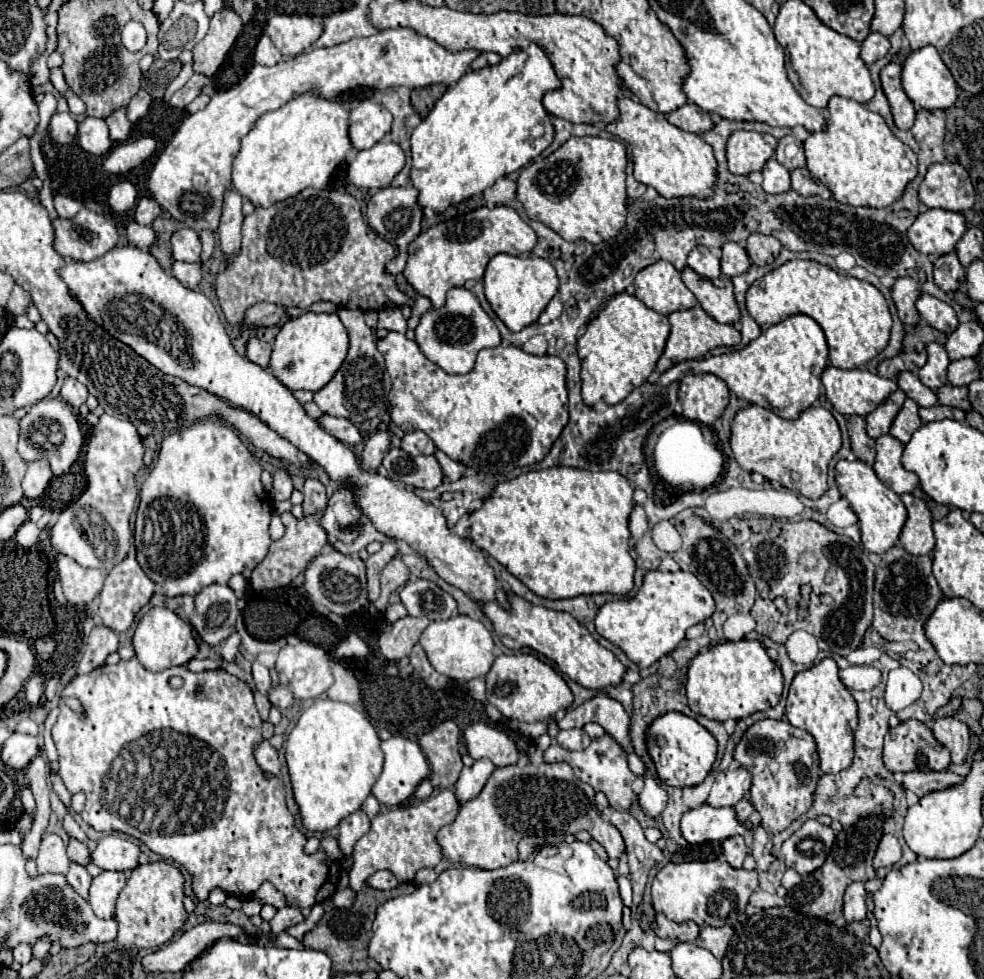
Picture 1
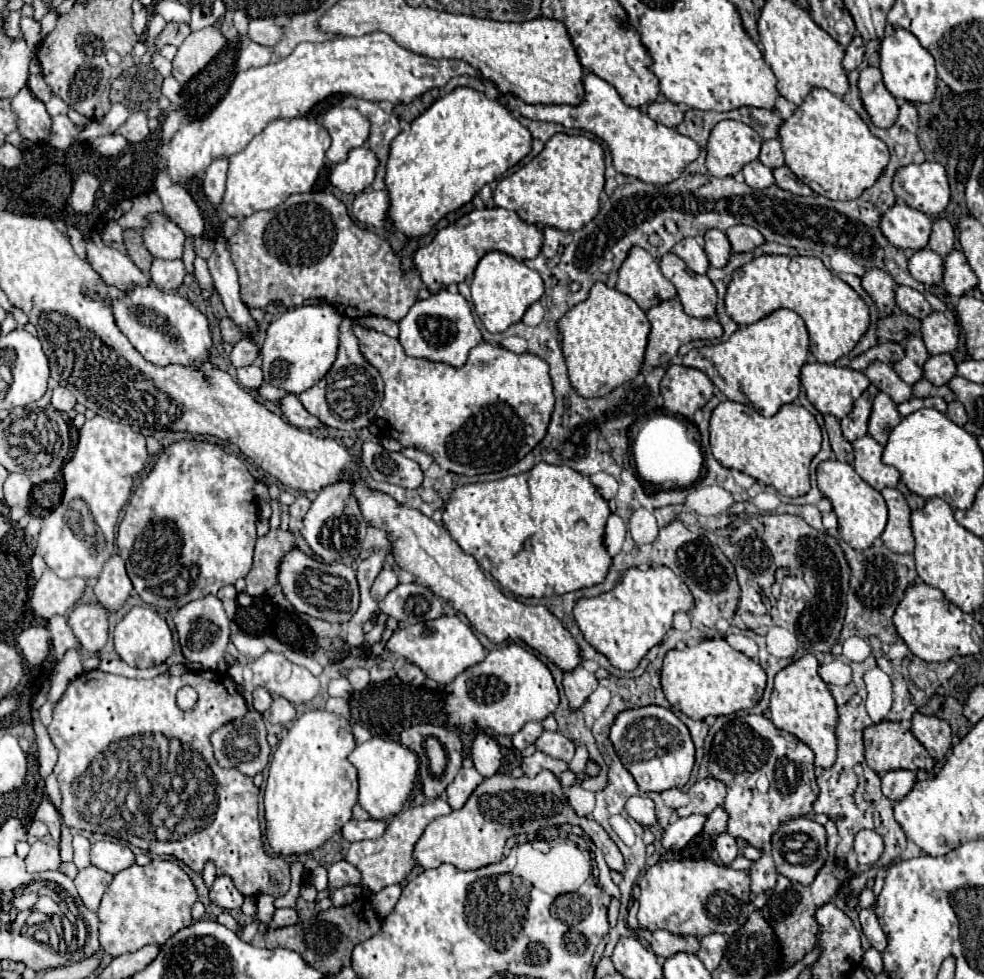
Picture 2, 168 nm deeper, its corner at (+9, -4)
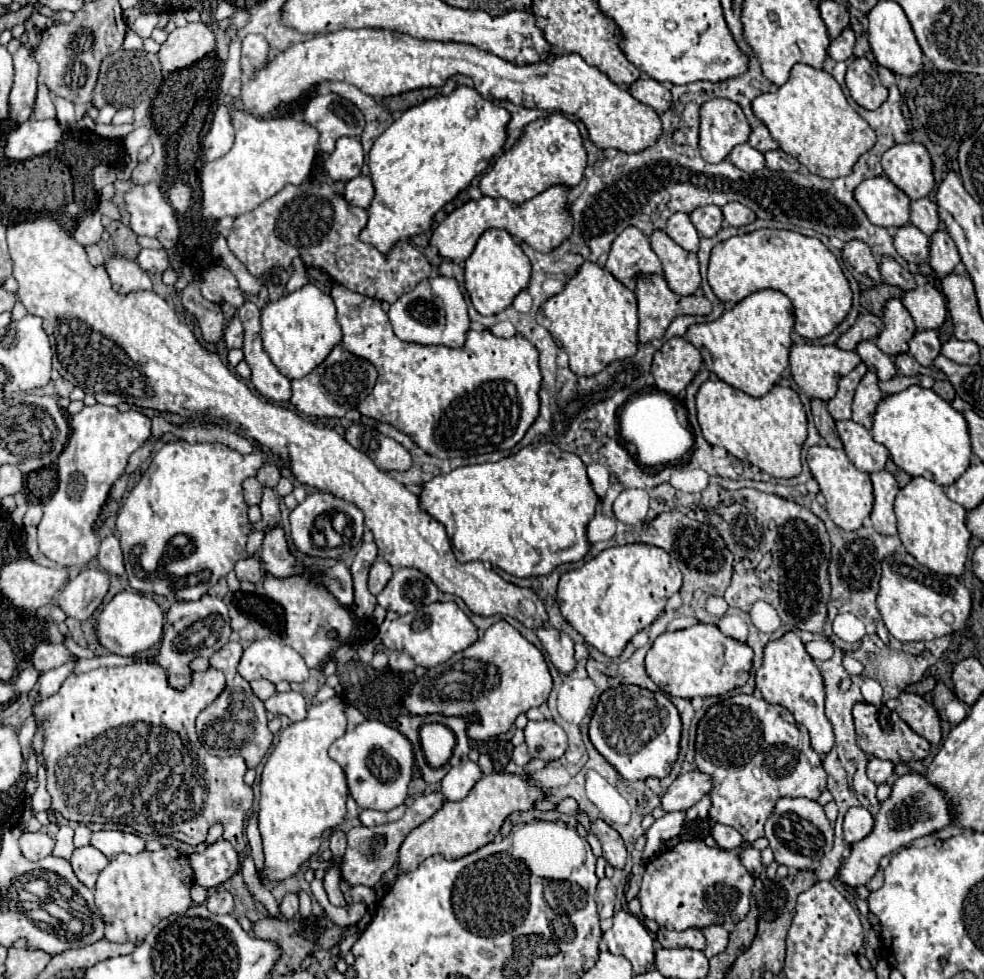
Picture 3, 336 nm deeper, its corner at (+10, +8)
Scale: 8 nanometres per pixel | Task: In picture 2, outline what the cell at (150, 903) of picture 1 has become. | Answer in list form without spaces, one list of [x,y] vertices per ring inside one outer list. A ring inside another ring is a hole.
[[[154,858],[146,866],[132,864],[114,876],[98,908],[102,950],[110,956],[122,956],[148,944],[162,946],[178,930],[192,924],[190,910],[196,900],[192,880],[174,860]]]

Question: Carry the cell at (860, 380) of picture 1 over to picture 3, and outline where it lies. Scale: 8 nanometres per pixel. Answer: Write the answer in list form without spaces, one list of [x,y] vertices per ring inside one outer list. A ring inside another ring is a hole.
[[[793,344],[789,350],[789,368],[795,384],[799,390],[809,398],[829,400],[833,392],[837,392],[837,380],[845,376],[845,372],[851,372],[861,358],[853,350],[841,350],[837,346],[821,346],[821,344]]]

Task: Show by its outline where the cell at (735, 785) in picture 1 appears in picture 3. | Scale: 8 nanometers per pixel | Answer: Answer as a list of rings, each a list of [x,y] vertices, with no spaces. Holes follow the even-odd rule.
[[[687,772],[679,774],[675,782],[667,788],[663,794],[663,810],[665,812],[677,812],[677,810],[687,810],[693,804],[697,804],[703,796],[709,794],[711,780],[703,772]]]

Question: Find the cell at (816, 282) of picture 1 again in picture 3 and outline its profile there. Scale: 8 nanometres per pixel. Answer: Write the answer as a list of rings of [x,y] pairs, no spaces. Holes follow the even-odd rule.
[[[761,228],[761,230],[753,230],[749,234],[731,236],[729,240],[719,242],[711,250],[707,280],[709,280],[709,286],[713,288],[715,296],[721,302],[731,302],[731,304],[737,304],[737,300],[743,300],[751,292],[757,292],[763,288],[773,288],[773,290],[783,292],[793,304],[793,320],[795,320],[793,330],[809,340],[829,334],[839,322],[843,322],[843,318],[851,310],[851,300],[853,300],[849,282],[843,276],[843,272],[837,264],[837,258],[825,248],[825,244],[819,238],[809,238],[809,236],[803,236],[793,230]]]

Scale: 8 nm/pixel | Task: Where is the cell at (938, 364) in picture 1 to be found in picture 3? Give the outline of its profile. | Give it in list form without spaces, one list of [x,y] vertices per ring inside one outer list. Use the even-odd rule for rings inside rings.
[[[891,298],[887,300],[883,308],[883,330],[879,332],[875,344],[887,354],[887,356],[897,356],[901,352],[909,350],[909,336],[915,332],[915,324],[905,312],[905,306]]]

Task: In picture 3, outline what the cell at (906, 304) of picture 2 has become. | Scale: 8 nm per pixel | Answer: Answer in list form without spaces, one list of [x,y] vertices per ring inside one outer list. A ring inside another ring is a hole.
[[[881,256],[881,260],[879,260],[879,272],[883,276],[883,282],[895,284],[901,290],[915,288],[915,280],[913,280],[911,272],[907,272],[905,268],[901,268],[901,264],[895,262],[891,256]]]

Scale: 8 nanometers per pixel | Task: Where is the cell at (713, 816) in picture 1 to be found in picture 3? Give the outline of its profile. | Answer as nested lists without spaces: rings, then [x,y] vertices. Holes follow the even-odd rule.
[[[667,812],[659,820],[655,820],[653,826],[645,832],[647,844],[643,850],[643,862],[653,860],[659,854],[661,844],[681,832],[683,822],[685,822],[685,812]]]

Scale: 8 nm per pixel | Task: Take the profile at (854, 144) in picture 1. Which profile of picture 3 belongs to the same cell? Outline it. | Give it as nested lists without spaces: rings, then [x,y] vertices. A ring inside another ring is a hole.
[[[795,64],[789,80],[777,92],[765,92],[753,98],[751,108],[785,154],[797,158],[811,174],[823,178],[847,176],[857,156],[873,146],[871,126],[849,106],[837,80],[825,70],[807,64]]]

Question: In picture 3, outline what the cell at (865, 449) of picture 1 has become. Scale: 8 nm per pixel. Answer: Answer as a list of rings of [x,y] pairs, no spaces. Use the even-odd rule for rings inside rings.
[[[813,398],[811,400],[811,412],[813,412],[813,420],[815,420],[815,426],[821,434],[821,438],[831,446],[831,448],[841,448],[841,440],[837,438],[837,432],[835,432],[835,420],[829,416],[829,412],[825,412],[825,402],[823,400],[817,400]]]

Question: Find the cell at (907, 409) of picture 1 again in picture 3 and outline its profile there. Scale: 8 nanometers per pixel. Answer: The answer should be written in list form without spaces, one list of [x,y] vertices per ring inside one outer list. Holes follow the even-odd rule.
[[[867,372],[859,386],[855,388],[855,396],[853,396],[853,404],[851,404],[851,420],[855,420],[857,424],[865,426],[867,430],[871,430],[873,426],[873,408],[877,408],[877,400],[881,400],[883,392],[877,388],[879,378],[873,372]]]

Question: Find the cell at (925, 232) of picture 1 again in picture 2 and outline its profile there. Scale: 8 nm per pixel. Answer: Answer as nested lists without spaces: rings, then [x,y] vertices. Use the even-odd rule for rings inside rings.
[[[896,204],[882,216],[884,236],[900,250],[922,250],[928,246],[934,220],[924,212],[910,208],[908,204]]]

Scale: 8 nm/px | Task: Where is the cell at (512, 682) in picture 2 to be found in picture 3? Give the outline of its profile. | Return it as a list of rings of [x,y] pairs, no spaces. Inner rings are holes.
[[[499,620],[469,648],[433,668],[427,668],[425,676],[409,688],[405,708],[409,714],[417,716],[475,714],[477,720],[469,724],[467,736],[471,740],[487,740],[507,732],[519,714],[547,702],[551,688],[551,674],[541,650],[525,640],[509,622]]]

